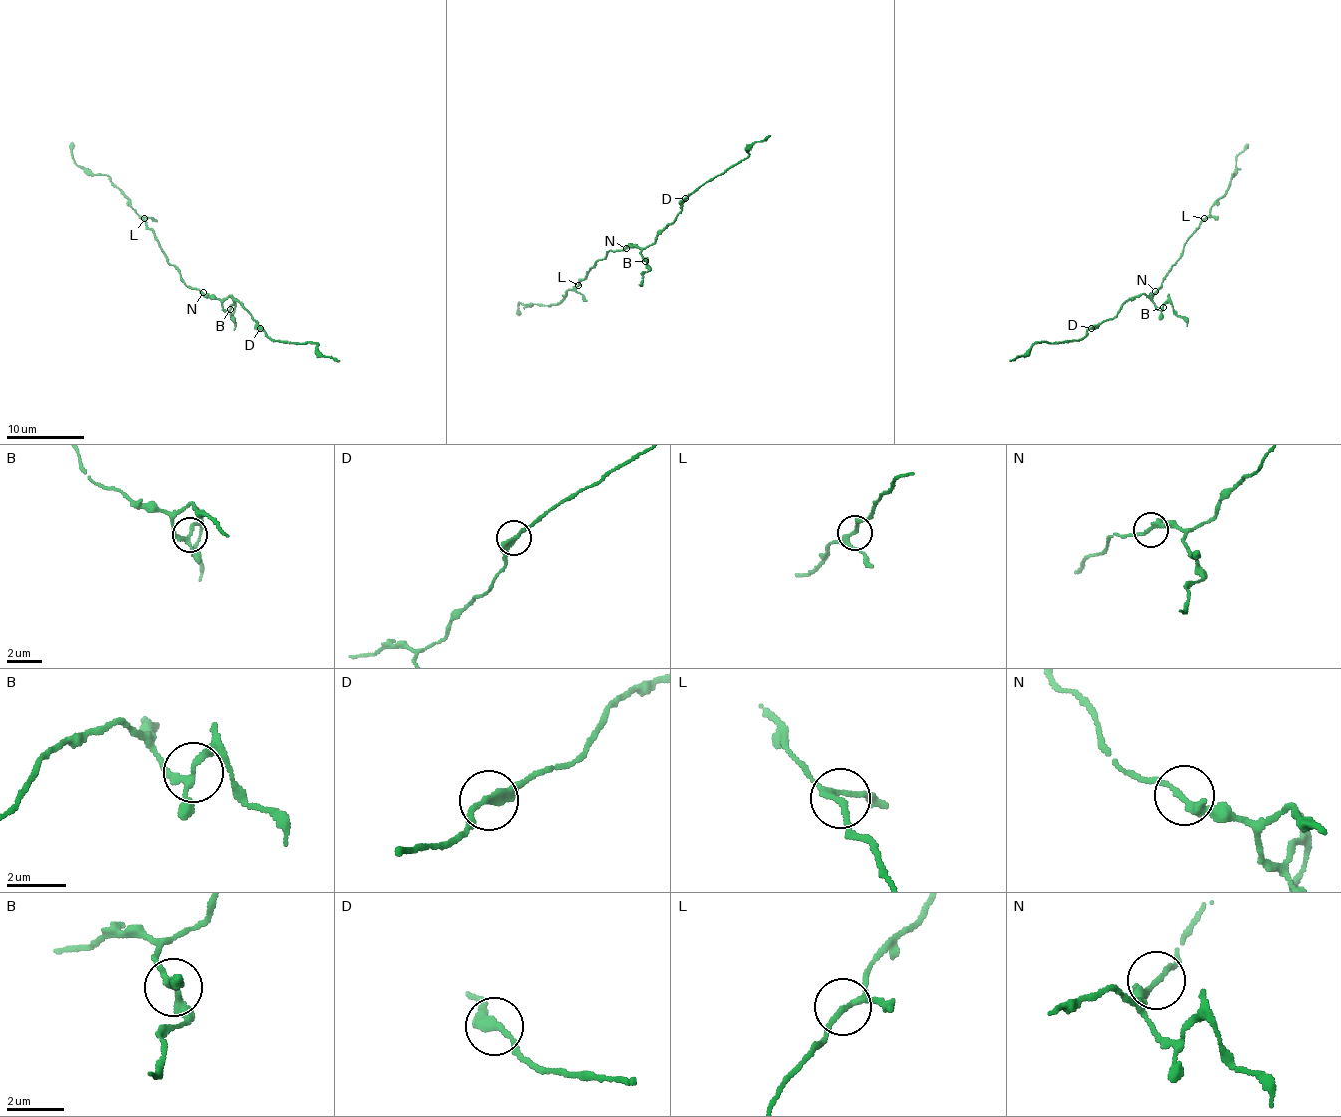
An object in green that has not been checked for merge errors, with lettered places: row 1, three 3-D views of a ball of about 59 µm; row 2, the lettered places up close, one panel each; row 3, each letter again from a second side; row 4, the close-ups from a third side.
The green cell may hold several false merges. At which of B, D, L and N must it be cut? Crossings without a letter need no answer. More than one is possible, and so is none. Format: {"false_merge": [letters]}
{"false_merge": ["B"]}

